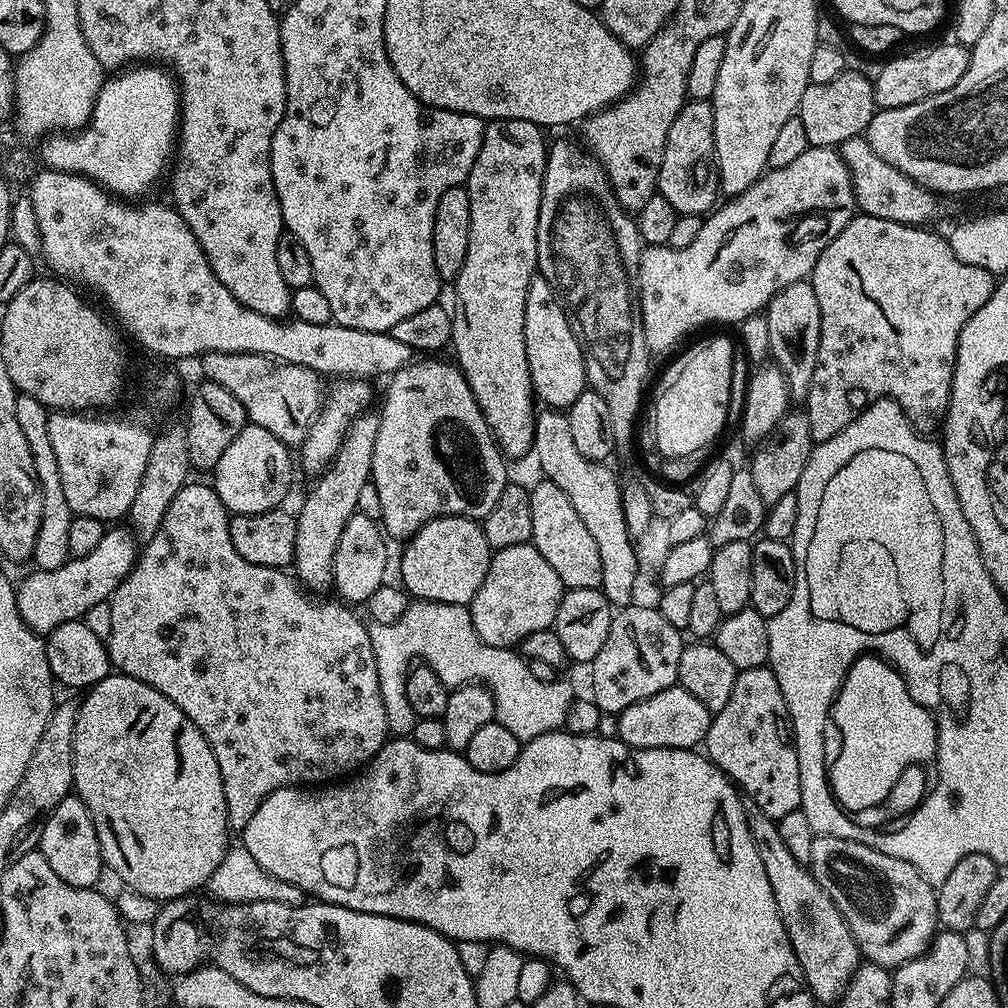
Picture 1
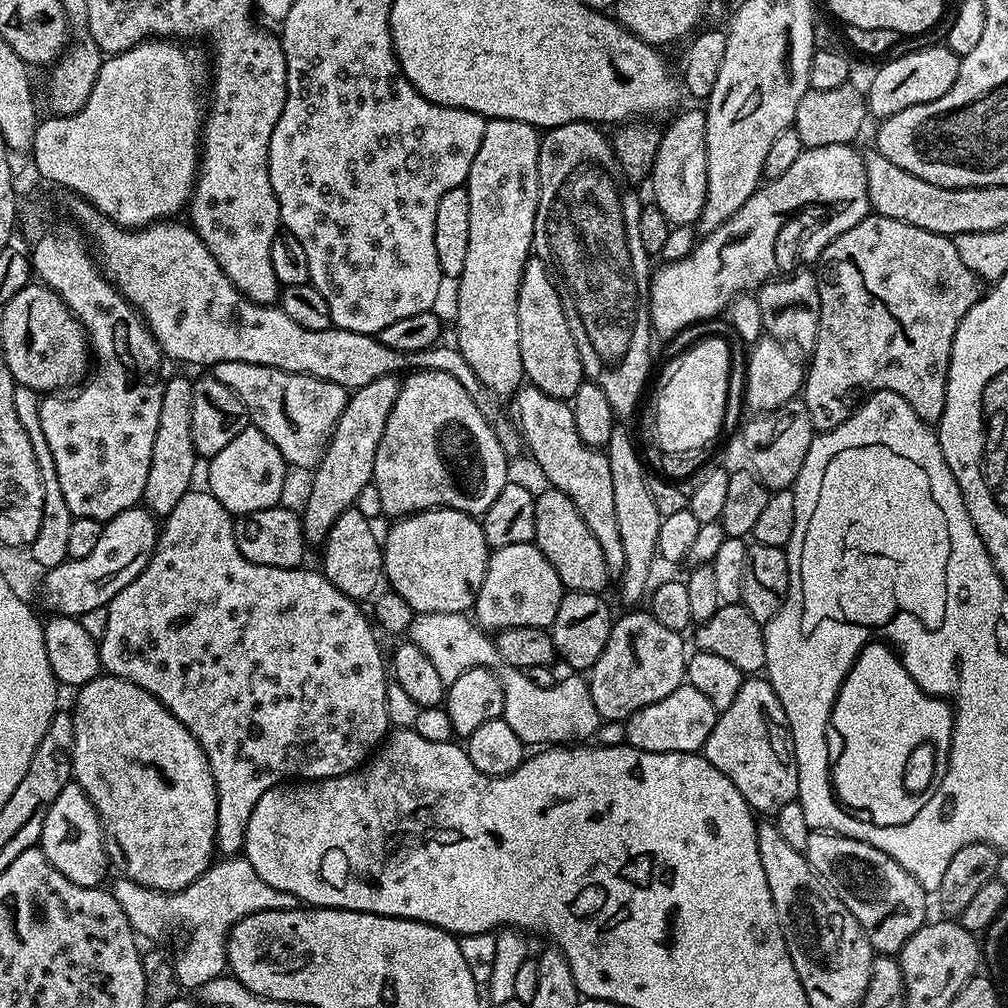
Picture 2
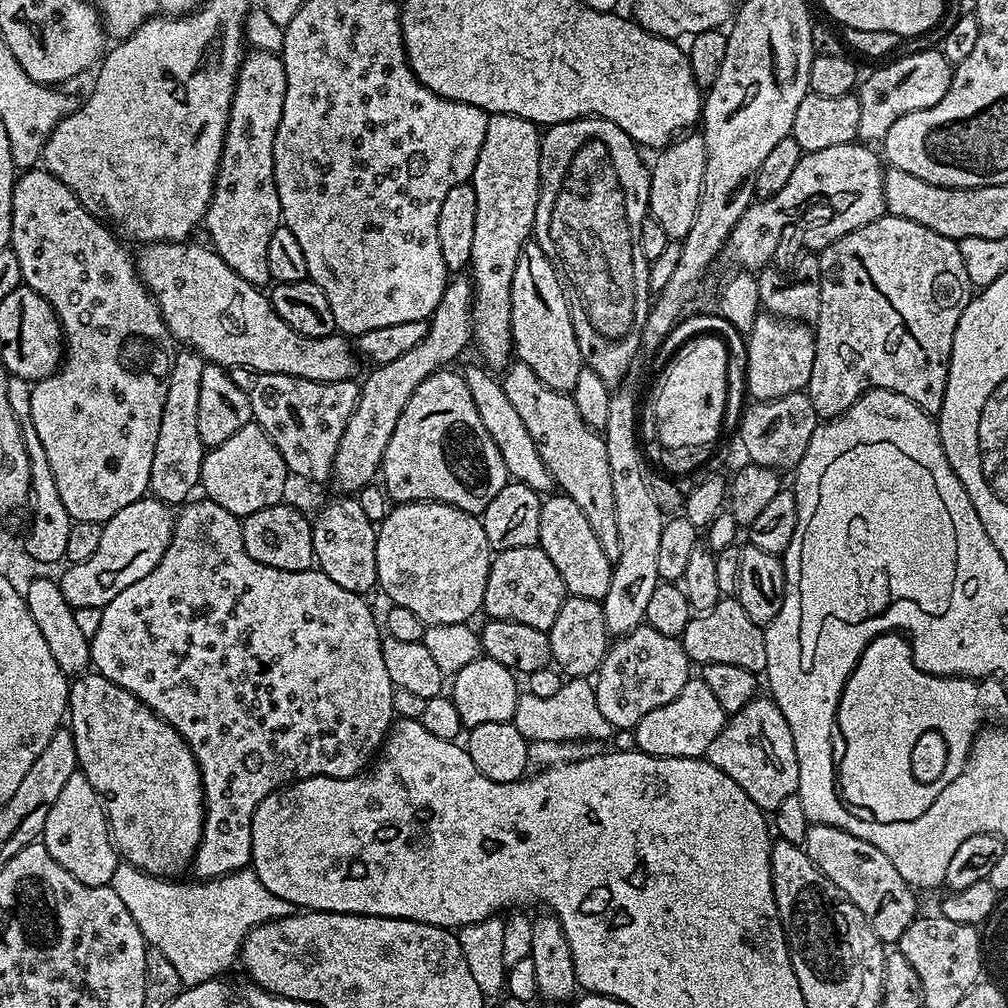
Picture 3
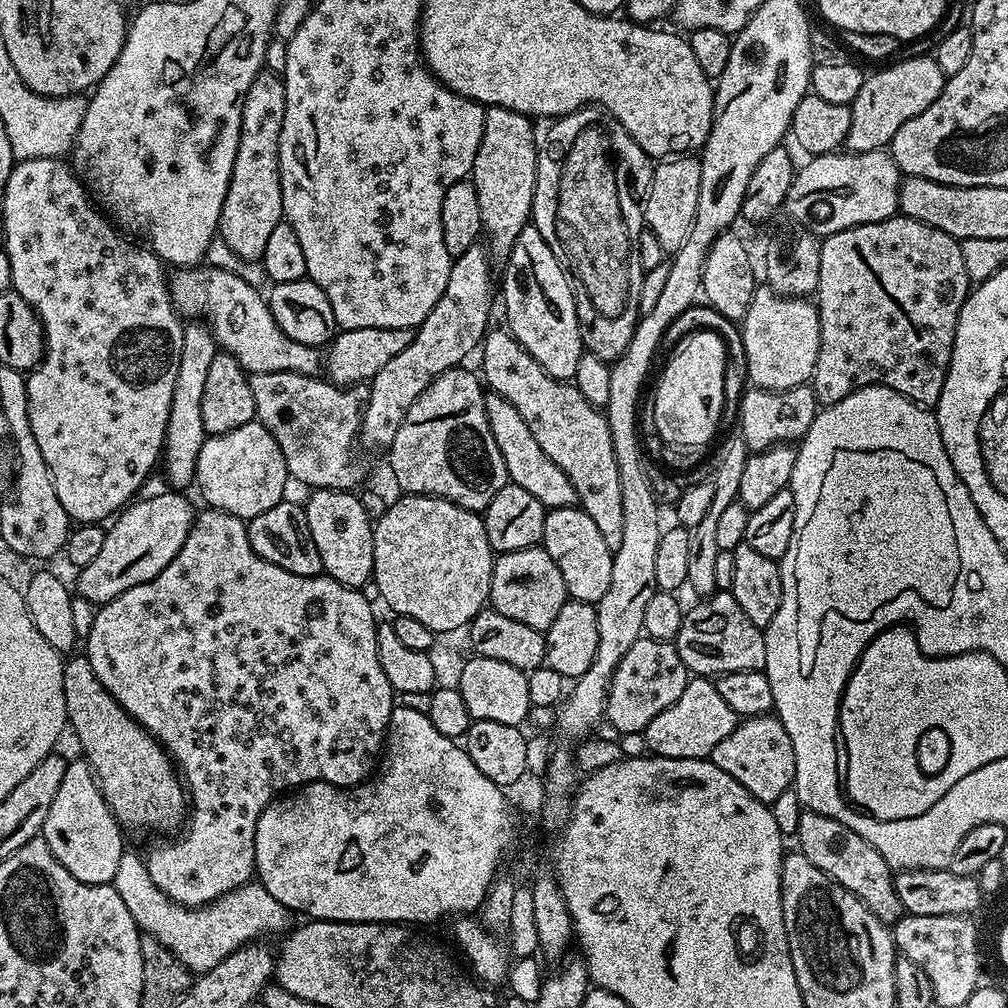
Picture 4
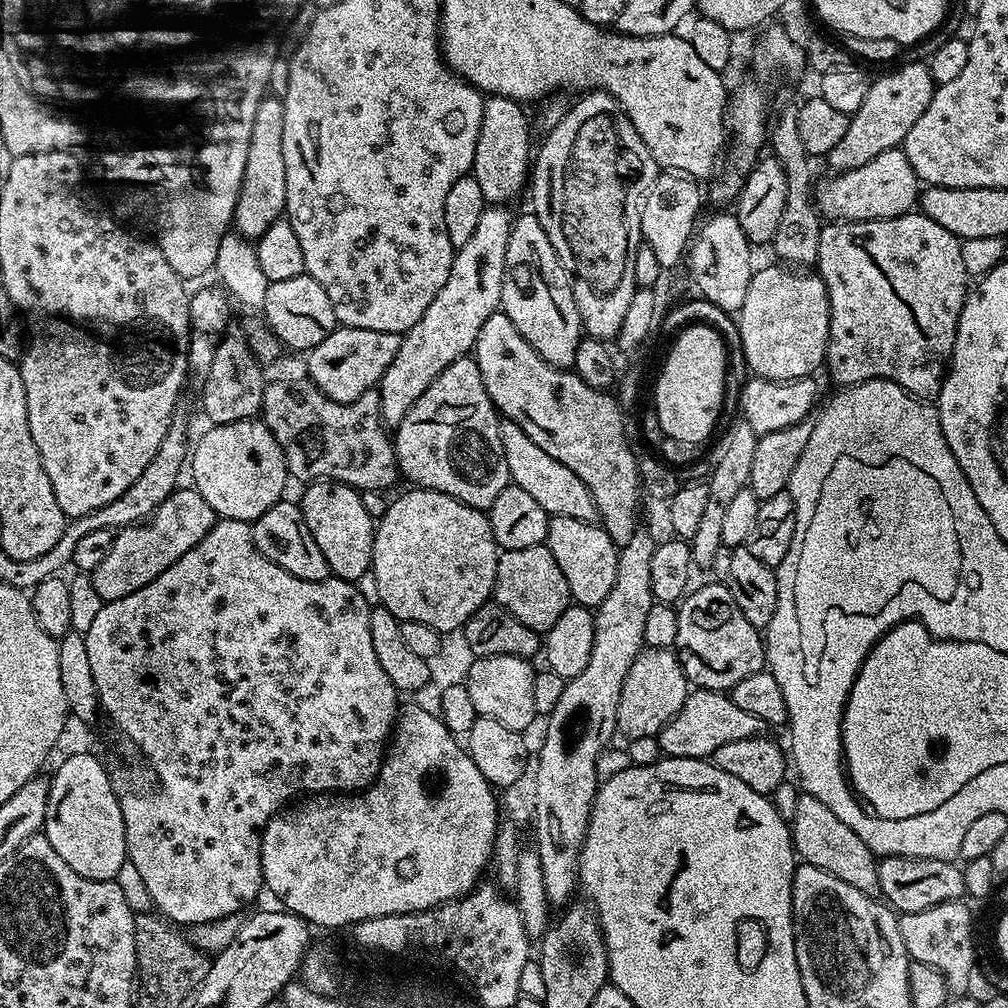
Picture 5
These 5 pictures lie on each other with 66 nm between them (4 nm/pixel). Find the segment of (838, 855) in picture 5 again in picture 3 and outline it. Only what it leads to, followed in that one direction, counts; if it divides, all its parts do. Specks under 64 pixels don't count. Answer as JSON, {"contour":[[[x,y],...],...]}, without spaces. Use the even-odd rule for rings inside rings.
{"contour":[[[809,823],[802,847],[810,858],[810,862],[814,862],[817,870],[826,878],[830,878],[830,882],[834,882],[834,886],[838,886],[841,894],[850,902],[854,902],[854,906],[858,906],[858,910],[862,910],[866,922],[870,922],[870,930],[874,930],[874,934],[878,934],[878,938],[883,944],[892,946],[902,938],[906,926],[910,926],[910,922],[918,915],[917,893],[912,885],[905,882],[902,874],[898,874],[898,870],[894,870],[890,858],[886,858],[886,854],[882,854],[882,850],[878,850],[878,846],[870,846],[870,842],[862,842],[862,838],[854,838],[854,834],[850,834],[838,826]]]}

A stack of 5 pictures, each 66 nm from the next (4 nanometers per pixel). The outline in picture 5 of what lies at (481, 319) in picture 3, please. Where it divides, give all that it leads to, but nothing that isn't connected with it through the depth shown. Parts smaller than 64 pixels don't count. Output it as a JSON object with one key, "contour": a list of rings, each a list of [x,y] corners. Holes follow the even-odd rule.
{"contour":[[[488,96],[482,110],[482,126],[478,130],[478,146],[474,150],[474,162],[472,163],[471,176],[478,182],[482,190],[482,198],[489,205],[504,206],[512,200],[520,191],[525,191],[530,180],[530,165],[534,160],[534,140],[532,144],[532,132],[528,129],[528,116],[523,112],[521,101],[511,100],[505,96]]]}

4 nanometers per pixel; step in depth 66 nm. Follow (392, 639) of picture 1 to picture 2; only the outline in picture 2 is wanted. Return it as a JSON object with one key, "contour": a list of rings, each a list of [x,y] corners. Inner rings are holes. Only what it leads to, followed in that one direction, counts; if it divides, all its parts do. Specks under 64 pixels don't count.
{"contour":[[[426,612],[417,615],[412,621],[410,640],[423,650],[426,658],[430,658],[430,662],[434,662],[434,667],[438,669],[438,675],[444,679],[445,685],[452,684],[454,678],[458,678],[458,674],[466,674],[466,670],[495,669],[501,663],[495,639],[481,628],[471,615],[463,612],[454,614]],[[501,667],[498,675],[502,682],[502,694],[504,695],[504,714],[503,719],[518,734],[518,738],[525,746],[564,746],[569,742],[588,742],[592,735],[602,727],[602,721],[598,710],[594,706],[594,698],[590,698],[587,679],[580,674],[568,674],[565,678],[557,679],[556,685],[552,688],[534,686],[530,682],[527,671]]]}

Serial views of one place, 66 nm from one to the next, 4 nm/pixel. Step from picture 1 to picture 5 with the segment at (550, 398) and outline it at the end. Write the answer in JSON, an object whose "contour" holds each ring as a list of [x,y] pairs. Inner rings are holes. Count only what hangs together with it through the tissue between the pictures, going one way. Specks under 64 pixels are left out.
{"contour":[[[525,210],[512,222],[510,242],[506,246],[506,270],[502,278],[500,308],[514,322],[514,327],[540,357],[555,368],[572,368],[574,354],[582,339],[582,325],[578,306],[574,302],[572,281],[558,258],[542,222]]]}

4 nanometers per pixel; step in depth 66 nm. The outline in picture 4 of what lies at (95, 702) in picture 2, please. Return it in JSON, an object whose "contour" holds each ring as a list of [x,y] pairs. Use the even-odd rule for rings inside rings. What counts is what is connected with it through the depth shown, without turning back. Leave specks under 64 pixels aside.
{"contour":[[[69,655],[64,660],[64,673],[62,674],[62,690],[66,694],[68,724],[70,732],[76,735],[76,740],[80,743],[81,750],[84,751],[81,752],[83,759],[87,760],[92,768],[96,784],[100,787],[100,792],[110,806],[114,818],[124,830],[137,828],[140,832],[175,833],[186,820],[186,789],[172,757],[135,718],[126,714],[123,706],[108,693],[106,686],[98,682],[98,676],[94,674],[87,655],[76,655]]]}

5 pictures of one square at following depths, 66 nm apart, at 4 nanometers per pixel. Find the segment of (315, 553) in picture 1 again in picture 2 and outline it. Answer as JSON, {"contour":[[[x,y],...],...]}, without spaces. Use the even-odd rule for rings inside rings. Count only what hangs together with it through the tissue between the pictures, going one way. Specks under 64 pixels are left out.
{"contour":[[[395,375],[374,378],[366,386],[355,389],[346,402],[346,410],[338,418],[332,439],[324,449],[324,457],[311,473],[312,485],[308,488],[308,501],[304,504],[302,519],[304,539],[309,545],[323,545],[330,534],[334,522],[347,508],[355,505],[362,486],[372,483],[374,458],[378,454],[378,442],[382,442],[382,430],[386,430],[386,420],[400,393],[401,381]]]}

